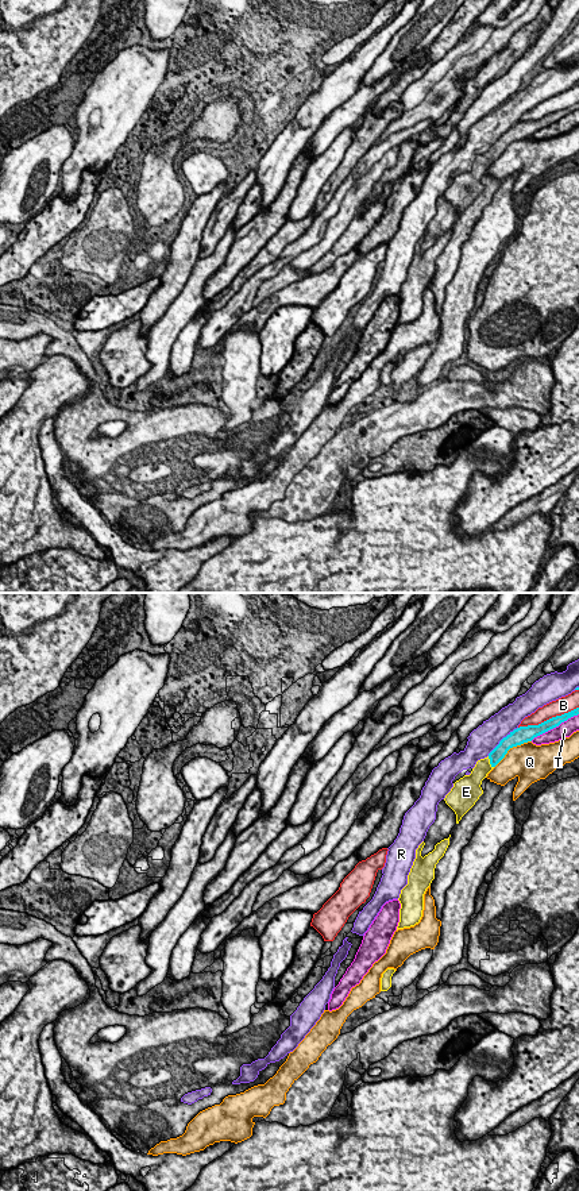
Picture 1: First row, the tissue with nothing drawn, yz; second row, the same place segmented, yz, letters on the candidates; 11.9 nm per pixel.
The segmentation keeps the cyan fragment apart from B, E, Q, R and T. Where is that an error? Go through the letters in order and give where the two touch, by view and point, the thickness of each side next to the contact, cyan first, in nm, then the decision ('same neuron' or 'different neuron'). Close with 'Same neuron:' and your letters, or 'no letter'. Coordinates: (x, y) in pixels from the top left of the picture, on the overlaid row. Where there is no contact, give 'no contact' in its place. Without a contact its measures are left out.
B: yz (549, 719) | 160/190 nm | different neuron
E: yz (490, 762) | 160/190 nm | same neuron
Q: yz (510, 747) | 200/420 nm | different neuron
R: yz (501, 740) | 200/320 nm | different neuron
T: yz (554, 727) | 160/180 nm | different neuron
Same neuron: E

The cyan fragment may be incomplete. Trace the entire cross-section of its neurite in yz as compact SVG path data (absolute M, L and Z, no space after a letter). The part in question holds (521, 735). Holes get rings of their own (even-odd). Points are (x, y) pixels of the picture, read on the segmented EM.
M579 708L561 716L552 717L539 725L520 726L503 737L487 758L478 760L471 774L456 780L444 798L445 803L456 814L456 824L459 824L462 817L483 794L480 787L482 780L505 758L510 748L532 741L534 737L559 726L561 722L578 714Z

